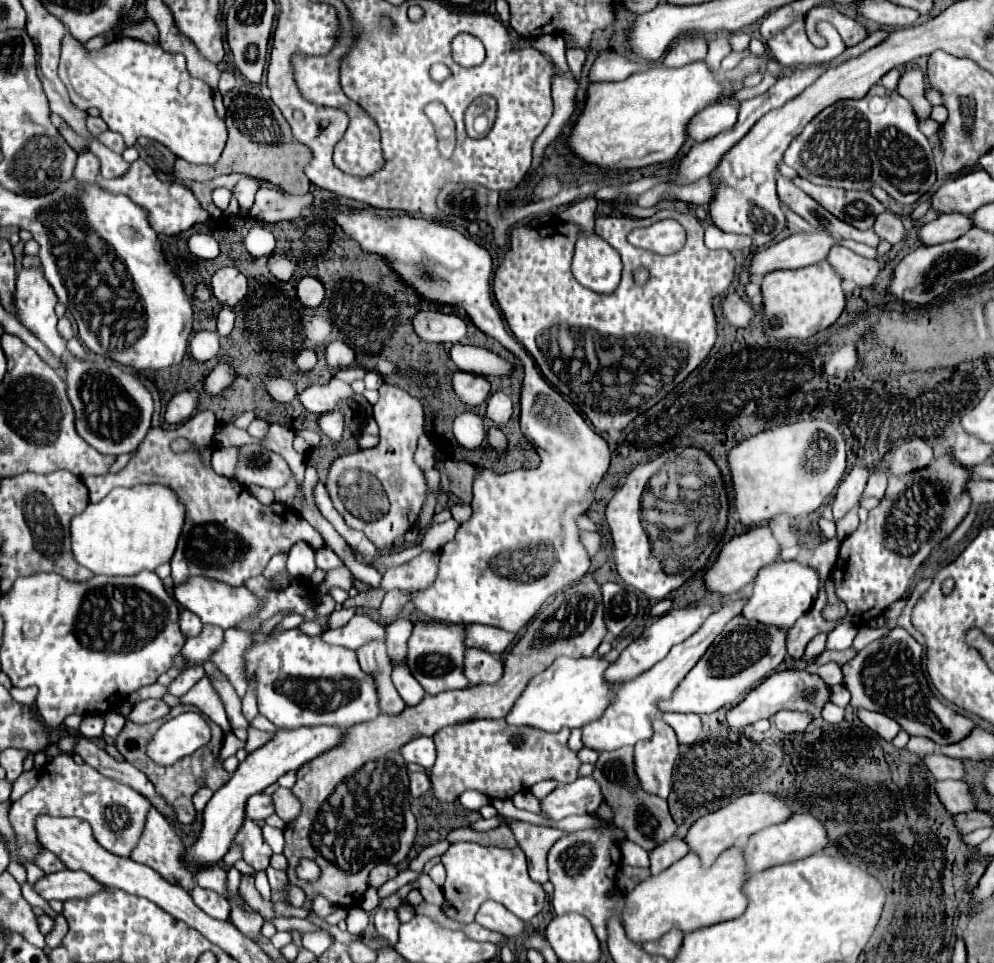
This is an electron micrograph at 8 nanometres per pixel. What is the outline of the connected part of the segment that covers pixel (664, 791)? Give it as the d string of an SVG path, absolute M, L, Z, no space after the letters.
M660 718L654 720L654 734L650 740L640 740L634 746L636 774L642 788L650 794L668 798L672 786L672 770L678 760L678 740L674 730Z

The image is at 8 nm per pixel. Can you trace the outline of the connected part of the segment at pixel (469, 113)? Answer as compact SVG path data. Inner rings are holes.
M482 96L482 98L474 100L472 106L466 110L466 132L470 132L474 138L480 138L480 136L484 136L484 134L492 128L494 118L496 118L496 100L490 98L490 96ZM482 114L486 114L488 126L486 126L484 132L478 132L476 126L474 126L474 122L476 122L476 118L482 116Z

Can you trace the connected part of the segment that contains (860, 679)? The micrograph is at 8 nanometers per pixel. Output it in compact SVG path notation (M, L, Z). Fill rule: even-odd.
M894 628L886 636L868 644L852 660L842 666L844 686L850 690L850 706L856 710L884 712L896 720L910 736L926 736L936 744L954 744L974 728L974 722L962 714L956 714L932 696L928 680L922 672L922 646L904 630Z

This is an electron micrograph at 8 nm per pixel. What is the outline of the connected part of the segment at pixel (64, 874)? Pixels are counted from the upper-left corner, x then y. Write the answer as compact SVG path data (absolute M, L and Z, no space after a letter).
M62 870L44 876L34 884L34 890L44 900L86 900L102 890L108 890L104 884L96 882L86 872L74 872L74 870Z

